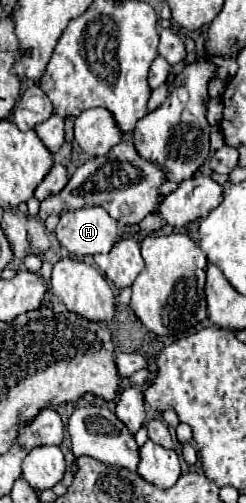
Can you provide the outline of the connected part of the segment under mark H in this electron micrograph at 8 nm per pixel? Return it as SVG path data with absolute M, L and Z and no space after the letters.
M101 206L81 208L61 216L55 236L75 256L107 254L117 242L117 222Z

